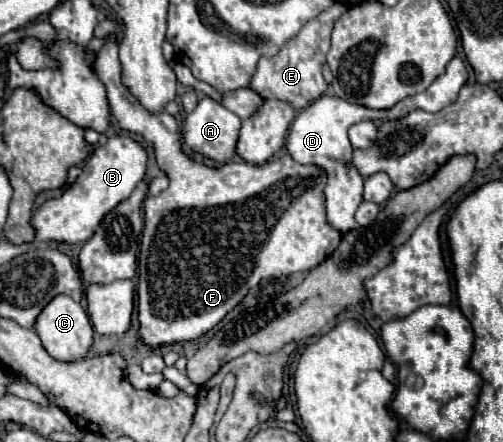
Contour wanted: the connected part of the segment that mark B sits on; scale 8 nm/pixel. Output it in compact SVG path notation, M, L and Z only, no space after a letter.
M112 136L104 146L92 152L82 168L82 174L72 186L64 188L60 198L48 198L44 204L34 208L30 220L36 234L34 242L86 242L98 228L104 214L108 214L122 200L126 200L136 184L142 182L146 174L146 160L146 150L138 142L134 142L132 138Z

